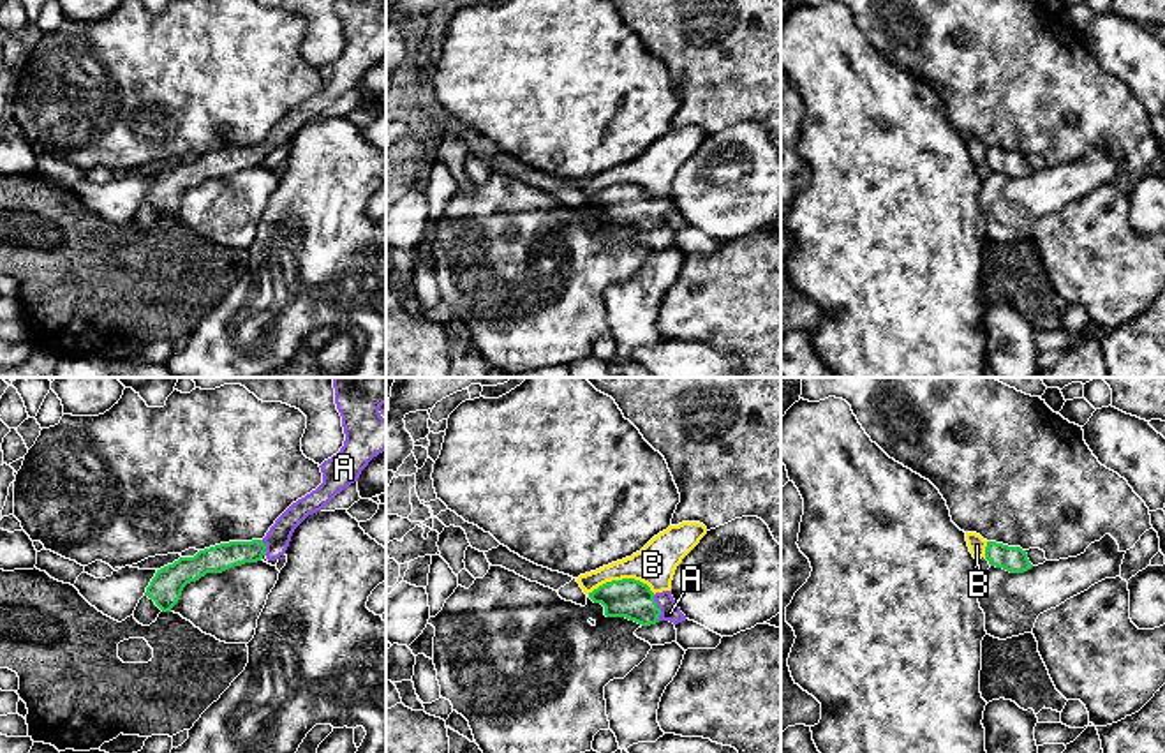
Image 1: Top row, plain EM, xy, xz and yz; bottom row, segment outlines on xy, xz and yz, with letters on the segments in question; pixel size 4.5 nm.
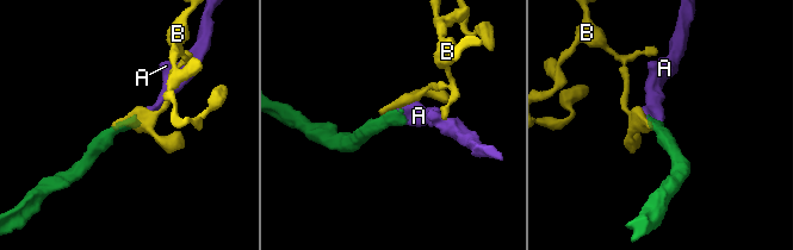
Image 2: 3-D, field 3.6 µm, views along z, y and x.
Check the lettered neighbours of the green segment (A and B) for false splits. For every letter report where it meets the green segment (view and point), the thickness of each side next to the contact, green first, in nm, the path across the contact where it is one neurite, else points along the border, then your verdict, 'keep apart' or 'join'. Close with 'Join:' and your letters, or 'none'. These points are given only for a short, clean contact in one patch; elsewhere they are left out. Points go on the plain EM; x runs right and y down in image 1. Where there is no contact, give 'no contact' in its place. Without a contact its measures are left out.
A: xz (660, 214) | 180/80 nm | across xz (630, 203), (644, 212), (660, 214), (670, 217) | join
B: xz (621, 186) | 180/190 nm | along xz (587, 198), (623, 184), (638, 184), (654, 198) | keep apart
Join: A

